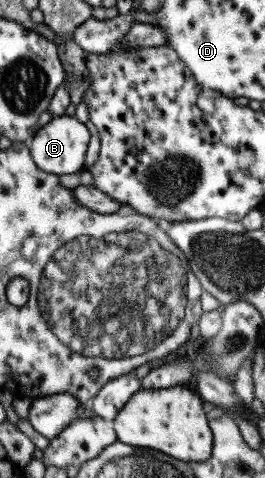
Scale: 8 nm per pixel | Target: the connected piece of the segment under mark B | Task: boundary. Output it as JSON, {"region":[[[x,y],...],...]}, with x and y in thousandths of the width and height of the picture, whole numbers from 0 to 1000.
{"region":[[[257,236],[223,243],[192,243],[185,253],[143,268],[102,295],[109,322],[128,345],[204,366],[279,364],[317,354],[317,320],[336,297],[336,274],[313,257],[287,251]]]}

